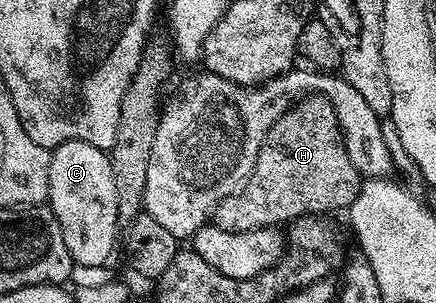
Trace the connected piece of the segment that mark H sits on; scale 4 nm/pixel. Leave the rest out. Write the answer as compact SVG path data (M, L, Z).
M303 95L279 116L267 136L267 144L255 164L255 173L247 186L235 196L225 199L213 214L213 224L221 231L253 231L282 226L282 221L291 223L304 214L331 215L334 209L346 210L359 194L361 175L353 167L343 133L339 130L339 116L333 103L322 95Z

